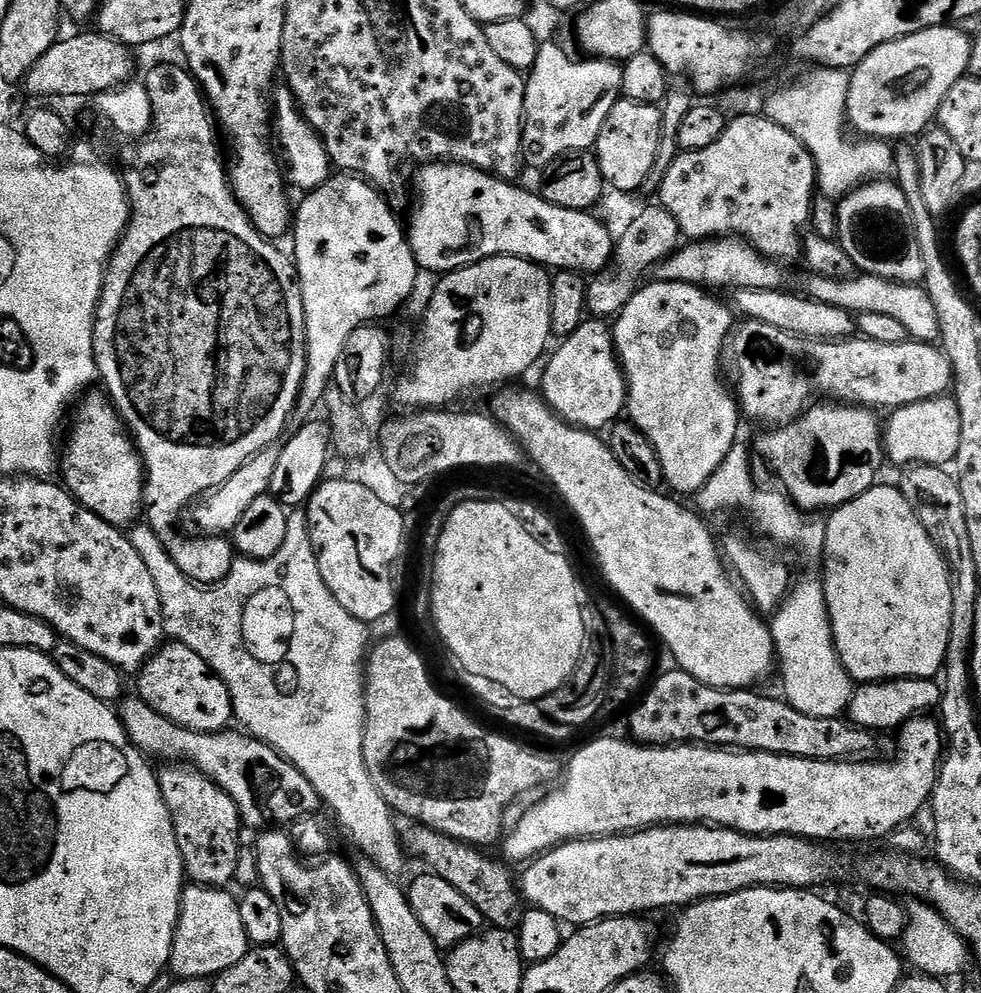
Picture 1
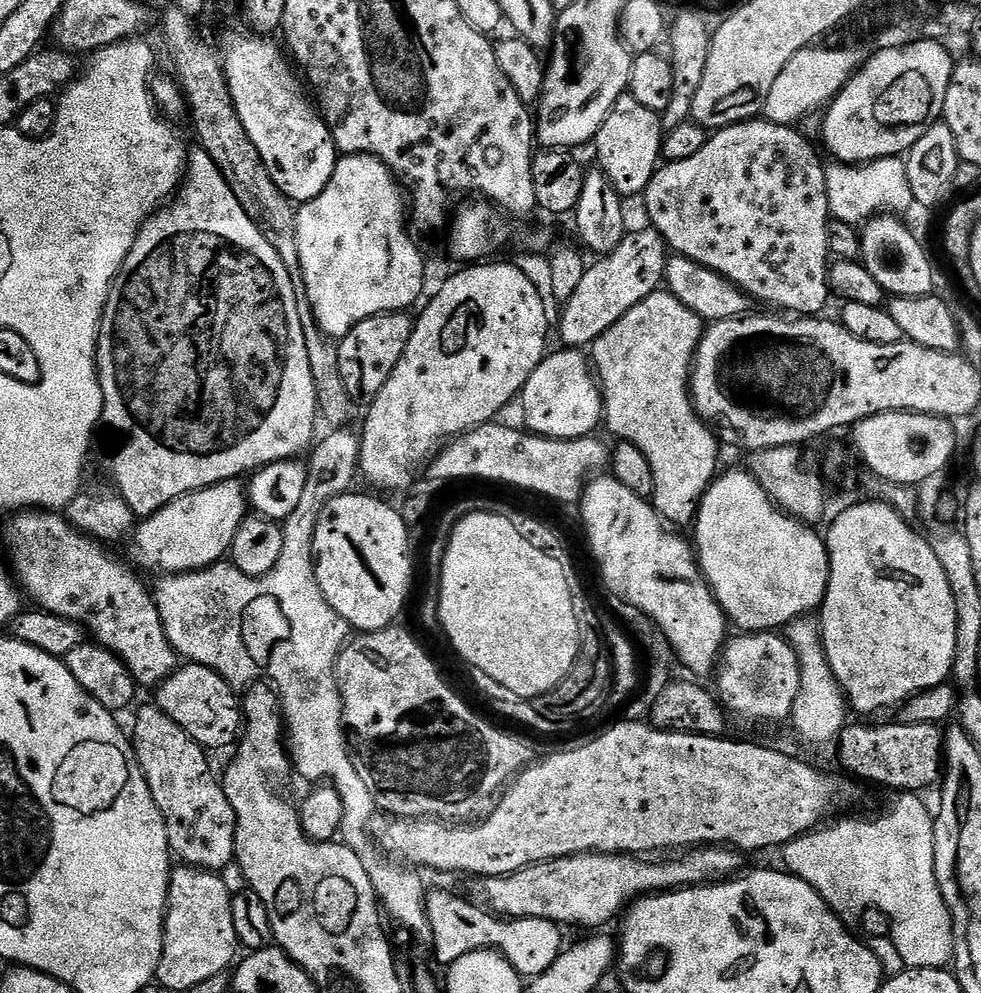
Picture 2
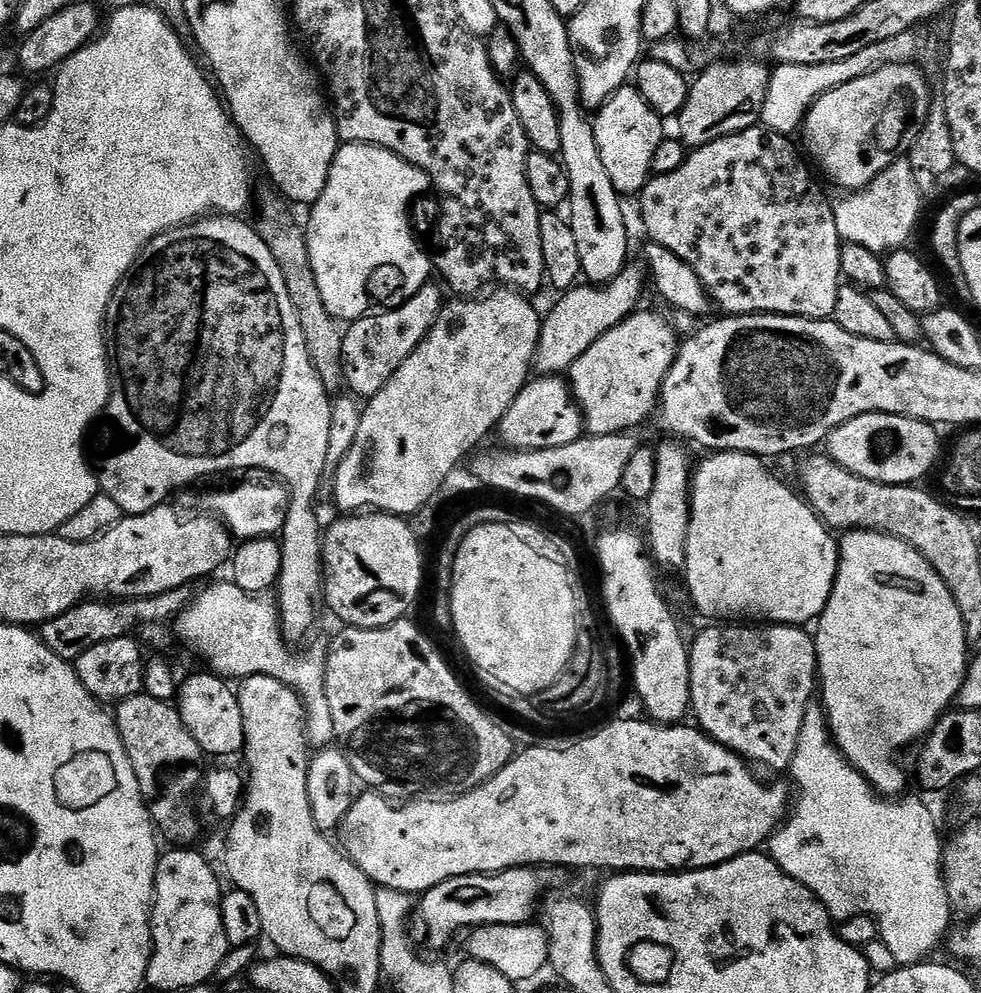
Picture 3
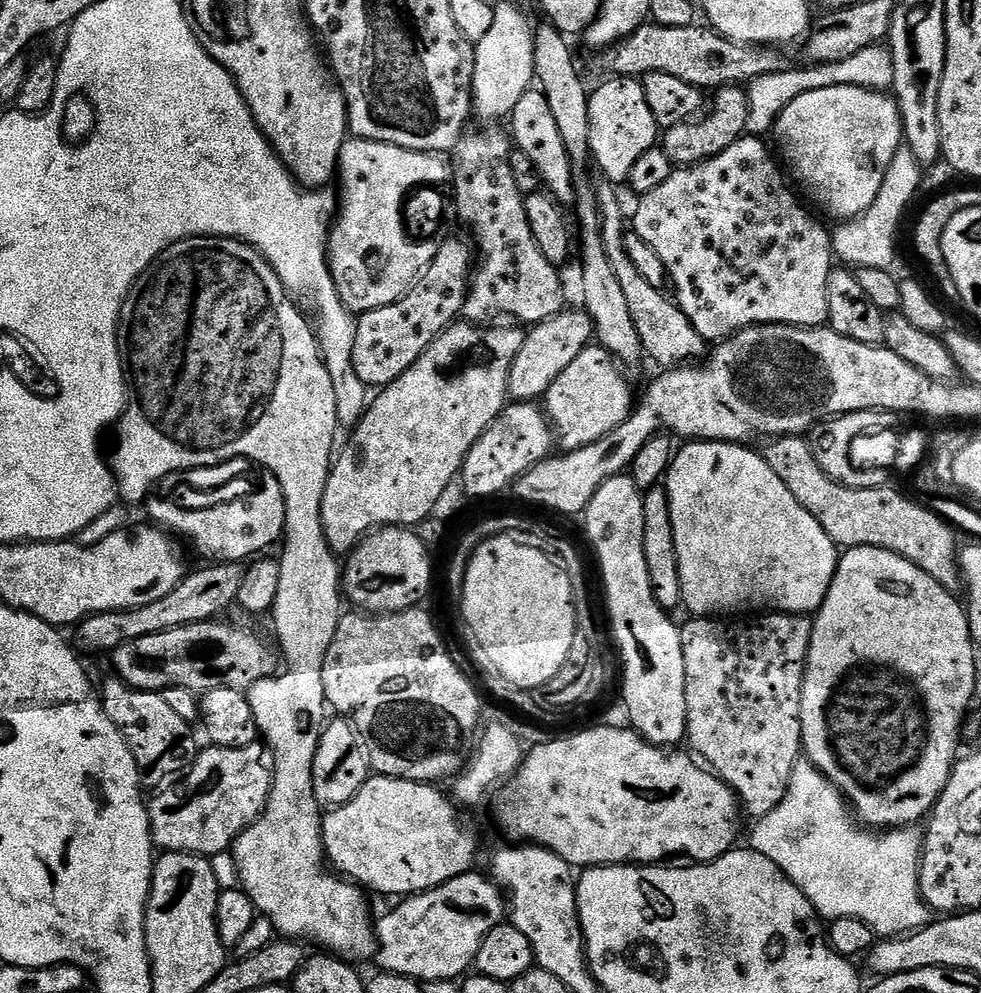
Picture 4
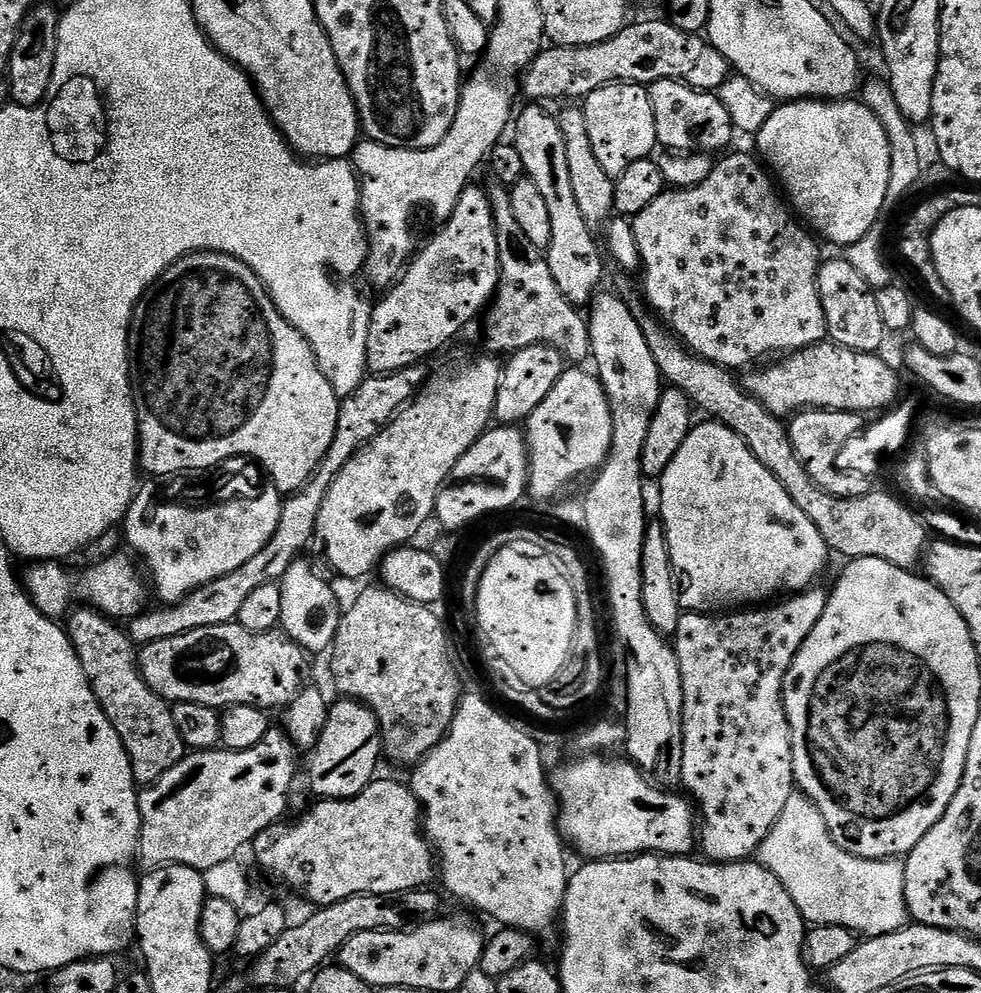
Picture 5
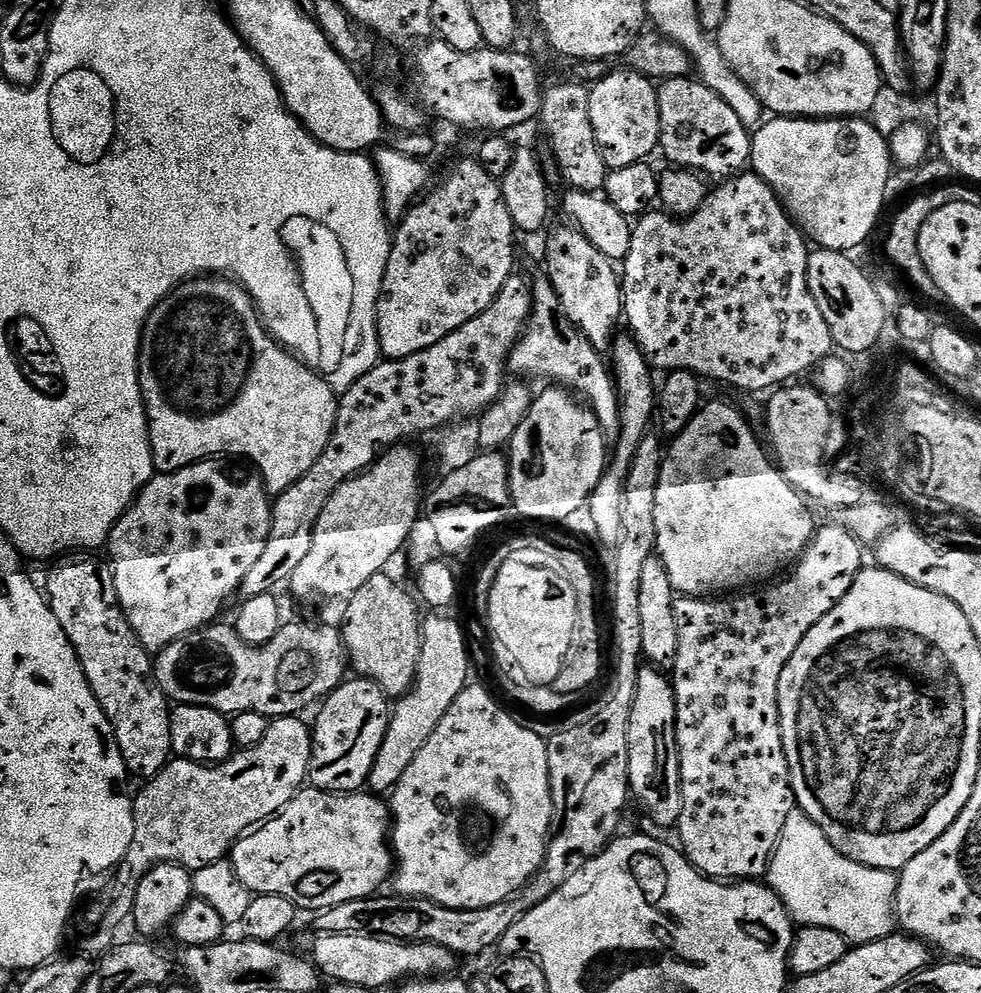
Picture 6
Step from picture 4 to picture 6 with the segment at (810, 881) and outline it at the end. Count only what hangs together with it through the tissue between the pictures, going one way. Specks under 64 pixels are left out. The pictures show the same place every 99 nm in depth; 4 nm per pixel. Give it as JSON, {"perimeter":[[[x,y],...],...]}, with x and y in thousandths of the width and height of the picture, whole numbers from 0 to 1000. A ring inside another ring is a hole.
{"perimeter":[[[808,816],[797,832],[793,852],[783,867],[781,889],[795,901],[795,907],[803,915],[803,921],[815,933],[838,933],[858,941],[870,952],[886,951],[911,939],[911,915],[913,912],[913,878],[898,874],[884,874],[881,870],[862,864],[838,840],[835,832],[821,818]]]}

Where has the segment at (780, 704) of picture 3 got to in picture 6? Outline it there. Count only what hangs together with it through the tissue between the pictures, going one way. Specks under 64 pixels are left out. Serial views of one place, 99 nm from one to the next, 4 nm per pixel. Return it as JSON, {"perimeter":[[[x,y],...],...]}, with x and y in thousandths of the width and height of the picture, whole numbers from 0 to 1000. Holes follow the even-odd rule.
{"perimeter":[[[849,526],[849,528],[842,529],[841,532],[833,531],[829,535],[824,553],[794,586],[787,586],[774,594],[762,594],[757,598],[747,599],[745,602],[693,602],[689,604],[687,626],[691,626],[693,631],[693,664],[683,674],[683,684],[689,704],[689,750],[691,751],[693,795],[695,796],[691,850],[697,863],[718,882],[724,882],[727,886],[735,888],[771,888],[782,879],[783,867],[787,865],[787,860],[791,857],[793,844],[797,840],[797,832],[801,832],[801,824],[805,824],[805,820],[811,814],[811,801],[807,795],[805,771],[801,767],[801,759],[797,751],[793,687],[797,683],[797,675],[801,675],[801,667],[809,663],[809,655],[813,655],[818,642],[822,642],[822,638],[826,638],[826,634],[834,630],[834,626],[838,626],[838,622],[842,622],[842,618],[846,618],[846,614],[850,614],[850,610],[854,610],[858,602],[862,602],[862,594],[871,590],[871,582],[875,582],[875,578],[883,568],[880,555],[882,556],[882,553],[876,544],[871,543],[858,528]]]}

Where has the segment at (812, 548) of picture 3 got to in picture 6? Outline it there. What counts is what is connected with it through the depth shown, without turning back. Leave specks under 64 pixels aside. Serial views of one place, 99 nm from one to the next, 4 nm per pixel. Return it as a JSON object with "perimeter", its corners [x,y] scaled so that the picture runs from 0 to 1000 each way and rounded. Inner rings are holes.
{"perimeter":[[[719,406],[684,447],[669,490],[667,526],[669,556],[683,578],[686,597],[697,602],[746,598],[786,585],[806,573],[828,544],[828,516],[820,509],[821,501],[804,487],[785,462],[781,451],[779,456],[757,417],[742,407]]]}

